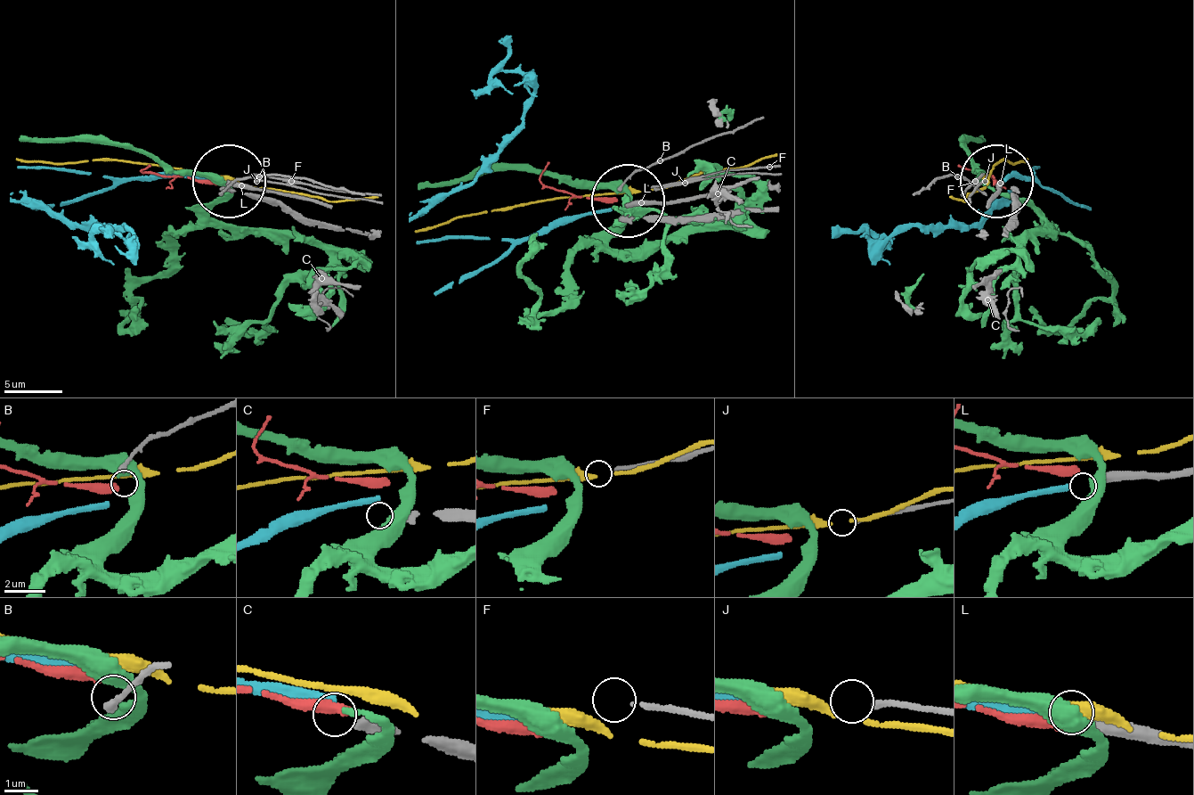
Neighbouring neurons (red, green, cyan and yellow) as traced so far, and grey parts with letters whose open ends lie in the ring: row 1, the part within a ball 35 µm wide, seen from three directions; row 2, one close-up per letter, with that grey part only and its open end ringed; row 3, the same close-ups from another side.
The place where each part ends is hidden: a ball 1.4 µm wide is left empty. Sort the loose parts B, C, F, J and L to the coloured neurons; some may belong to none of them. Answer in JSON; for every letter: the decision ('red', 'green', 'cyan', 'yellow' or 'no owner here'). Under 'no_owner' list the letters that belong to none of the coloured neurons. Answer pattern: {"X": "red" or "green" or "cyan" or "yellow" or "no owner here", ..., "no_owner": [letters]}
{"B": "red", "C": "no owner here", "F": "no owner here", "J": "no owner here", "L": "cyan", "no_owner": ["C", "F", "J"]}

